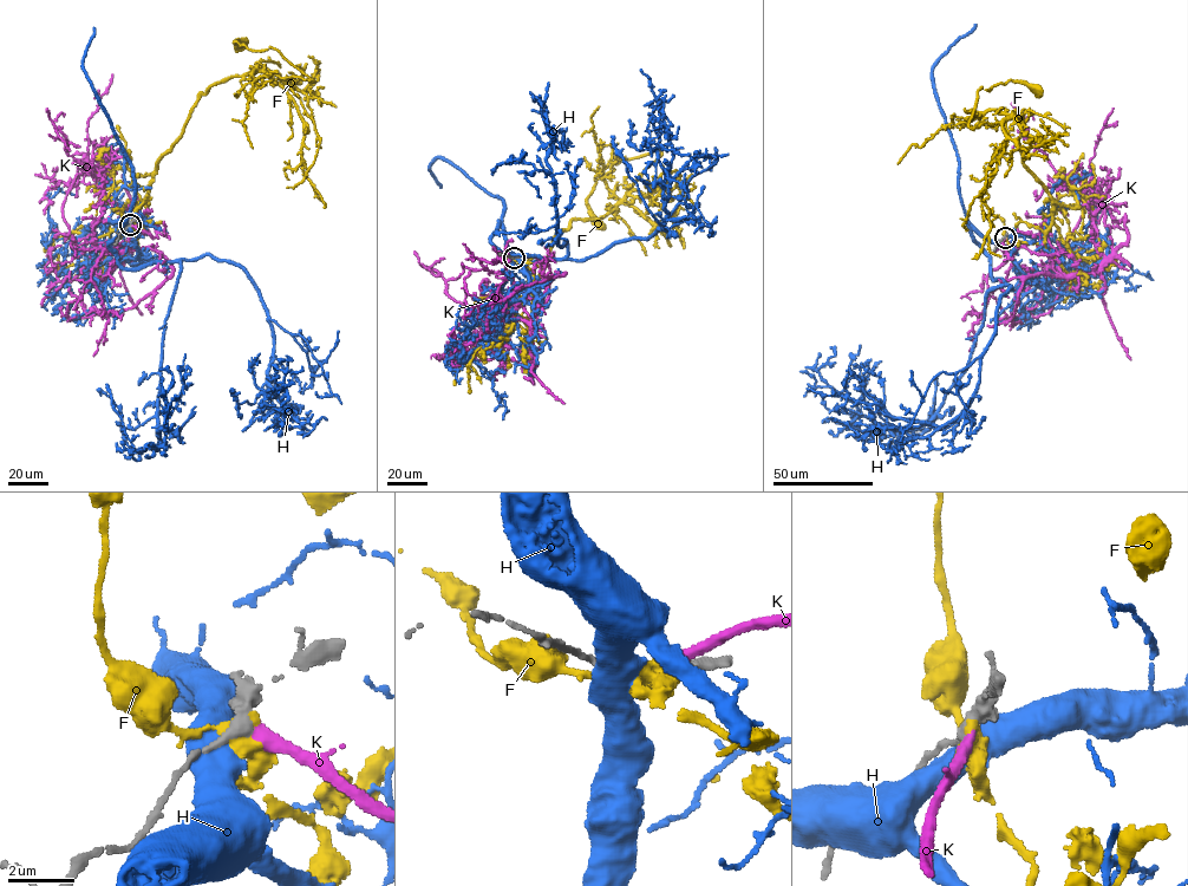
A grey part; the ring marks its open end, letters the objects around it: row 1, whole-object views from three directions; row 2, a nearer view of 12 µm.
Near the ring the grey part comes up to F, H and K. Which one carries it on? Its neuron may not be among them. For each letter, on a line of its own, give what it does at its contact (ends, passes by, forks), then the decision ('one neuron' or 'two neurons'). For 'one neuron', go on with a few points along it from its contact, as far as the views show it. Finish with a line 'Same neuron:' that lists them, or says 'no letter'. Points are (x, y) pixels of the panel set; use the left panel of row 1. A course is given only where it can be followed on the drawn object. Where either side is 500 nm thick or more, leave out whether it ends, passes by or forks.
F: it forks there; two neurons
H: two neurons
K: it ends there; one neuron
Same neuron: K

